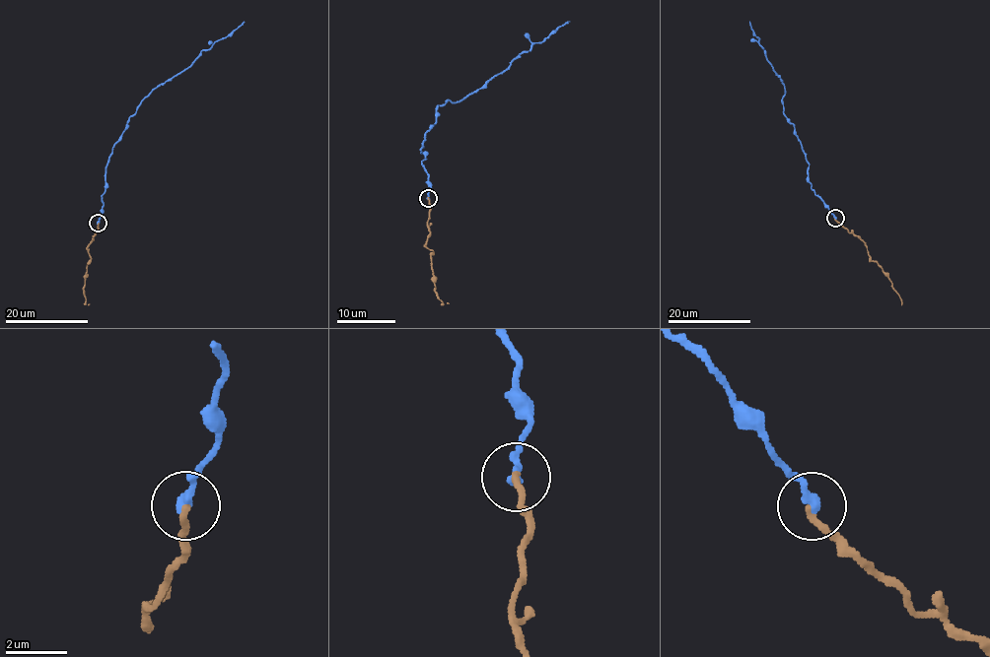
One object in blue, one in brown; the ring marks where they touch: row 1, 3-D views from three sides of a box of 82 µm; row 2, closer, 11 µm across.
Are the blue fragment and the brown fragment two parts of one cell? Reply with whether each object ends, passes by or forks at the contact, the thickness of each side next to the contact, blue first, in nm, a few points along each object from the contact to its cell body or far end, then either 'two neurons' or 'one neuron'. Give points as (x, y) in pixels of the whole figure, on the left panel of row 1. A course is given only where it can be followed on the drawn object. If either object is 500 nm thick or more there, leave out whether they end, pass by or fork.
blue ends; brown ends; calibres 360 and 220 nm; course blue (98, 223), (107, 161), (137, 106), (153, 90), (179, 74), (203, 50), (225, 38), (244, 22); course brown (98, 223), (93, 240), (87, 247), (91, 261), (83, 294), (86, 303), (90, 303); one neuron

